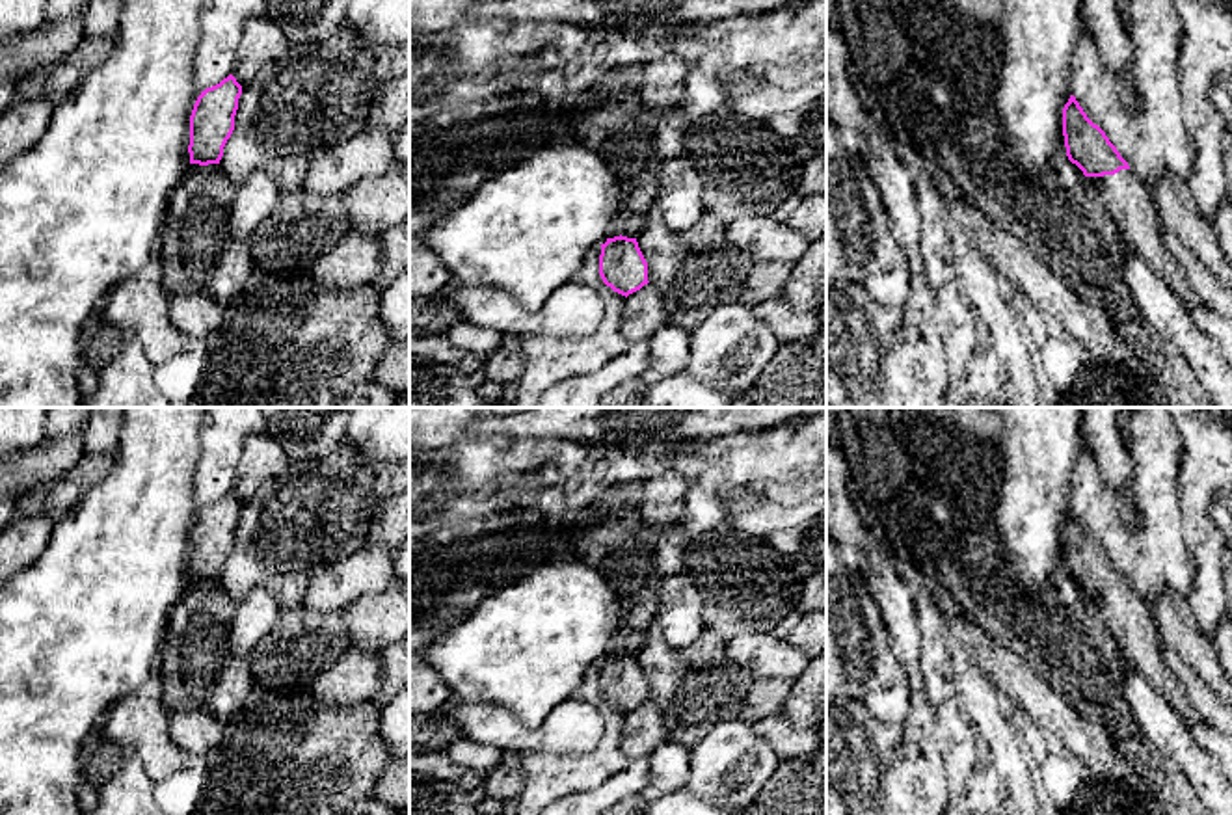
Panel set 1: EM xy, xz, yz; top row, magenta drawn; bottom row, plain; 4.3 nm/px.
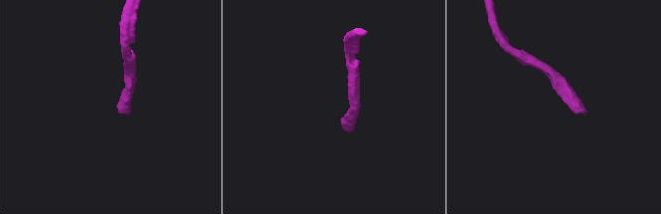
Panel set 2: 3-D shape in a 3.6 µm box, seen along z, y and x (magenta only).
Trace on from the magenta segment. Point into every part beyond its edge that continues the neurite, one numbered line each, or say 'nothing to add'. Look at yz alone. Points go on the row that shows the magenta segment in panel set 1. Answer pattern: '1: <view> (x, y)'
1: yz (1128, 201)

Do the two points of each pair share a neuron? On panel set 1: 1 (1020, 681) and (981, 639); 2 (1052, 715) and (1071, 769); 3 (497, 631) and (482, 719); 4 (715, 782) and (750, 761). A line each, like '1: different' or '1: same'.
1: same
2: different
3: different
4: same

